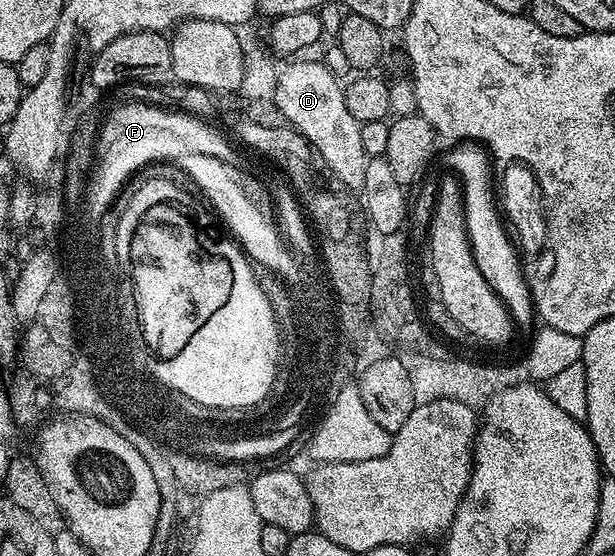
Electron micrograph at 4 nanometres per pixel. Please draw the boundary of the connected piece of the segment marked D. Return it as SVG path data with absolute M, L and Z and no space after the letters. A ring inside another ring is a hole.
M309 58L294 59L286 63L289 65L285 69L282 67L278 71L277 89L272 101L289 119L290 125L294 129L297 127L309 139L308 147L321 156L332 179L344 184L346 189L360 190L367 174L361 125L355 118L351 118L351 110L347 110L342 81L320 59L305 59Z

